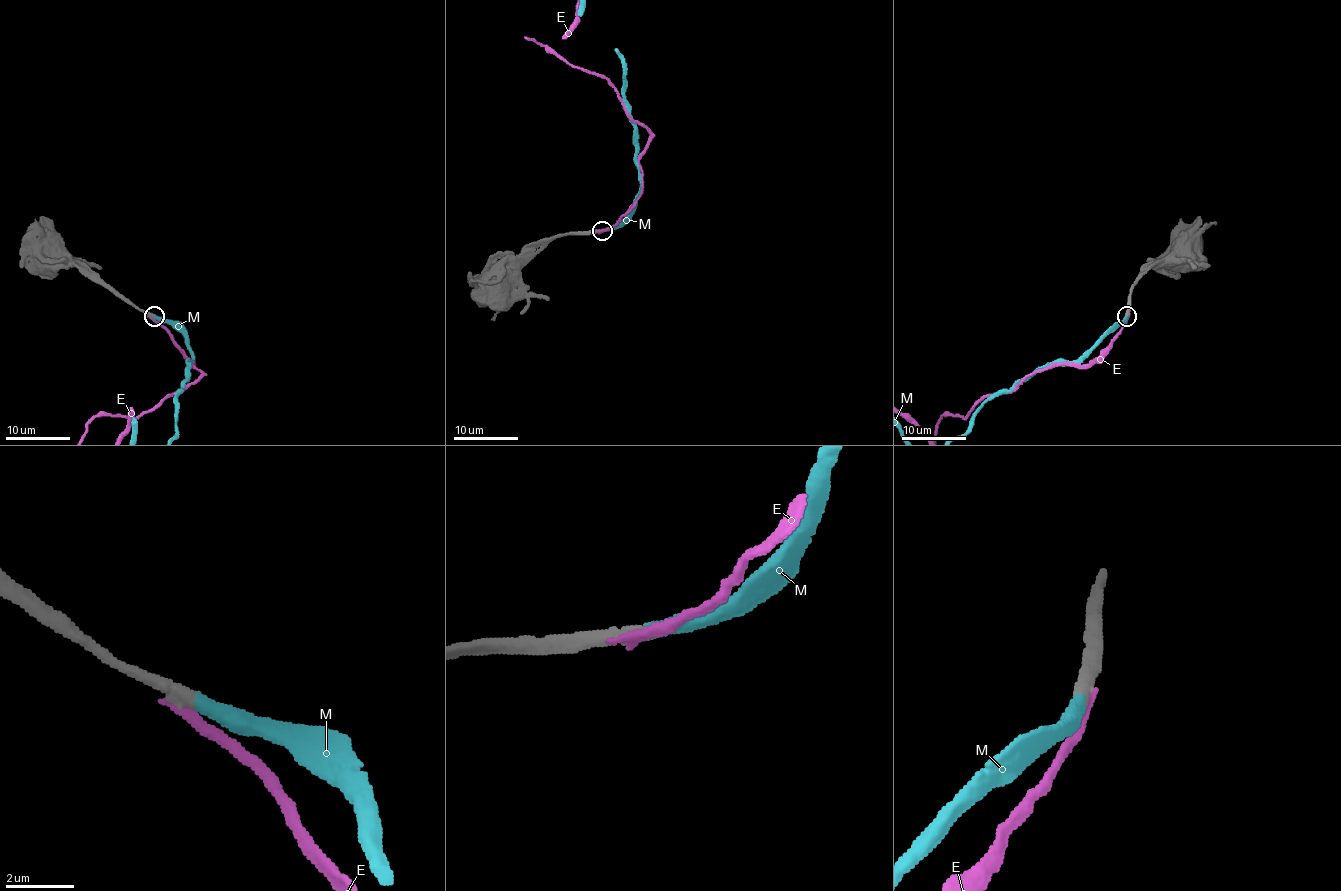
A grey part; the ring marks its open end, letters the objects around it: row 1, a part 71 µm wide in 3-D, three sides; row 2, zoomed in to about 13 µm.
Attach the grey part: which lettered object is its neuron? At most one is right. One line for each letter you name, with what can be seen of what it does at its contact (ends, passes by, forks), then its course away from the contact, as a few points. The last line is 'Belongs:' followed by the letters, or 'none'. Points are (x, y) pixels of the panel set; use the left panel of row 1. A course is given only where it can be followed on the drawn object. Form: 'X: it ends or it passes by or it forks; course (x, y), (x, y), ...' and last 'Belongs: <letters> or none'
M: it ends
Belongs: M

